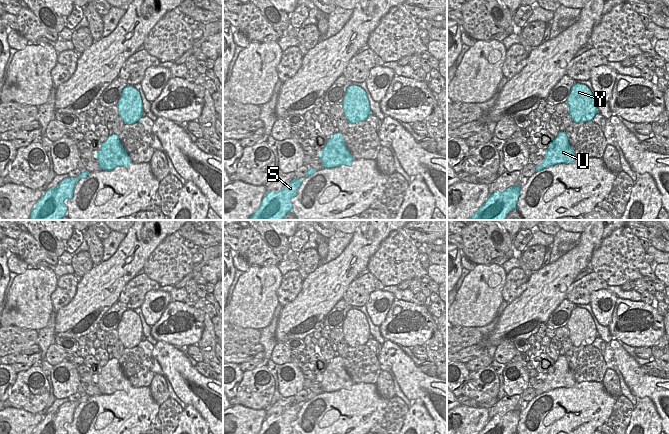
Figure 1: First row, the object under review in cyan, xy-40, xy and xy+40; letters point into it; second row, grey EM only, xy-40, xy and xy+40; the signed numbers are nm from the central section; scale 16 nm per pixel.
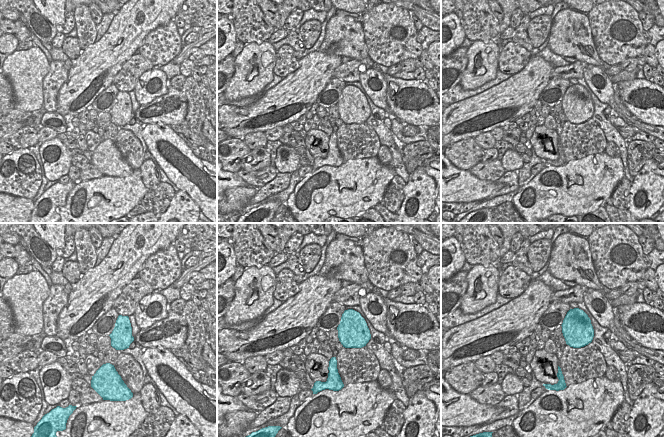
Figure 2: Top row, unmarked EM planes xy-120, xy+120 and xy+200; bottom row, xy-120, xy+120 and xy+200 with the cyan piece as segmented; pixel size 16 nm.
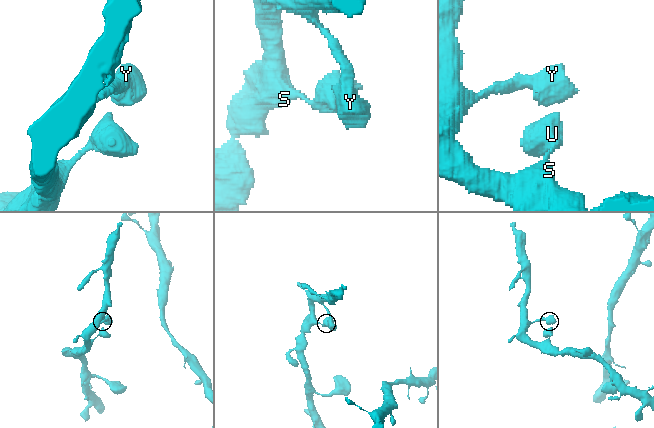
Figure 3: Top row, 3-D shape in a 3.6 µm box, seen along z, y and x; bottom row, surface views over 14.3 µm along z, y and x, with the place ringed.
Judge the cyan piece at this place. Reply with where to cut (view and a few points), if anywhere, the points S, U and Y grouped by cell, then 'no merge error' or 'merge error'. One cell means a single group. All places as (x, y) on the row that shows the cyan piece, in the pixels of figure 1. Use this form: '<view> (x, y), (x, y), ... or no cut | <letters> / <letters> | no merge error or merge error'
no cut | S U Y | no merge error

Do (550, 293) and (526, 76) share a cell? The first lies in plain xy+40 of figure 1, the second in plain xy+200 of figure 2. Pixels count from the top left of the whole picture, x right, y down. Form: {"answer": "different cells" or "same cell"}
{"answer": "same cell"}

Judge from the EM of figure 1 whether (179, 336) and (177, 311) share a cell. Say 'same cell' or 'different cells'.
same cell

